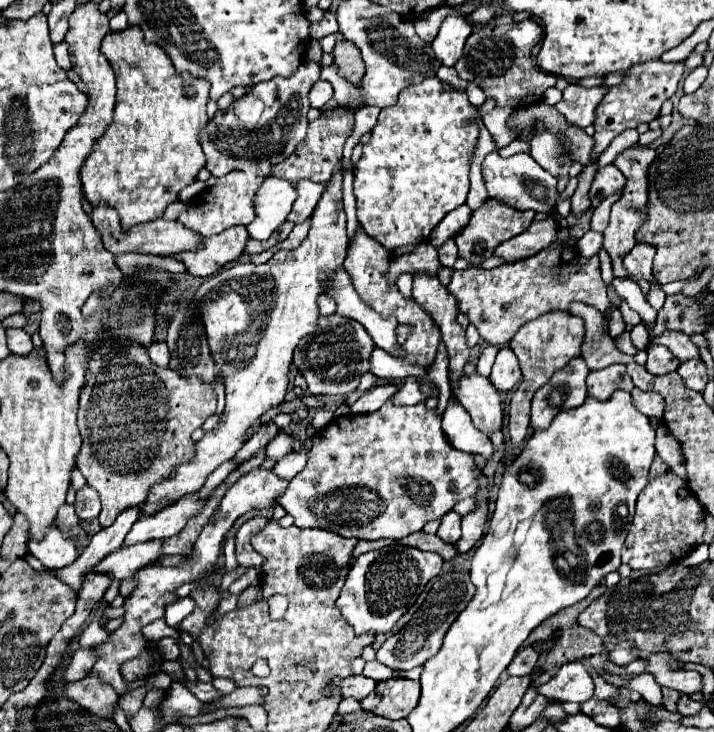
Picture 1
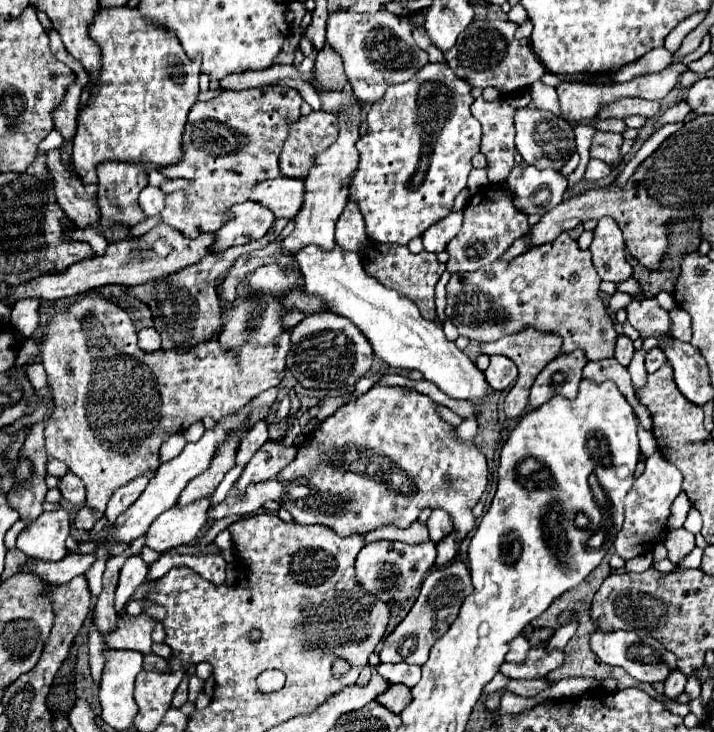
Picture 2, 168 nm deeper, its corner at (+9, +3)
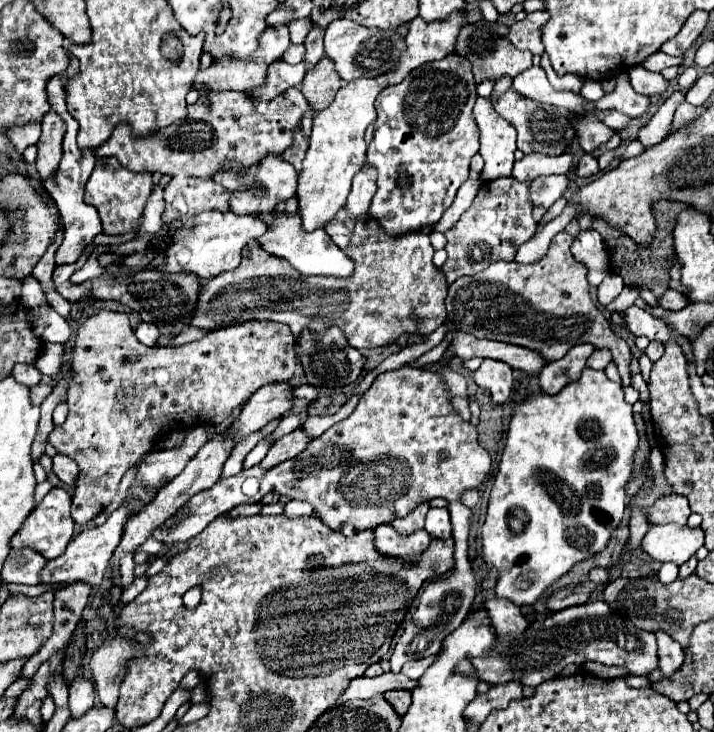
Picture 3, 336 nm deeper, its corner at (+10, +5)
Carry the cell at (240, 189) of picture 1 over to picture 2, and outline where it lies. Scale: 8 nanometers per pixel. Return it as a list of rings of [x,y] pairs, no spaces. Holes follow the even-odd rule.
[[[227,171],[223,177],[217,175],[205,181],[193,181],[189,187],[167,195],[167,205],[161,211],[161,219],[165,225],[181,231],[185,237],[195,239],[205,231],[211,231],[211,233],[219,231],[219,227],[223,227],[225,223],[221,215],[229,213],[235,203],[249,199],[249,191],[251,191],[251,185],[239,173],[231,173],[231,171]]]

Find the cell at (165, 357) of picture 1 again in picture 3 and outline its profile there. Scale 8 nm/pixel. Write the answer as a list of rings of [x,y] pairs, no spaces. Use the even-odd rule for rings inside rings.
[[[140,323],[138,327],[136,327],[136,337],[138,337],[138,341],[140,343],[144,343],[144,345],[148,345],[148,347],[152,347],[154,343],[156,343],[156,339],[158,339],[158,327],[154,325],[154,323]]]

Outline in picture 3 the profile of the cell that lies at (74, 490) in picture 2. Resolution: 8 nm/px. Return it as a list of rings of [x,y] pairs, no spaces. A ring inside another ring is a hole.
[[[56,453],[52,457],[52,469],[60,477],[60,481],[64,481],[66,485],[74,485],[74,479],[78,475],[78,465],[68,455]]]

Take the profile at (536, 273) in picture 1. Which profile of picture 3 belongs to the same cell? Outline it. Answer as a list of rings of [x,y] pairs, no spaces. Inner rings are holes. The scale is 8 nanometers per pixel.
[[[566,231],[552,239],[546,257],[534,265],[522,265],[516,261],[496,261],[482,273],[472,277],[460,277],[448,289],[446,311],[448,321],[458,329],[494,341],[514,343],[540,353],[546,361],[562,359],[574,345],[592,343],[596,349],[608,347],[618,365],[622,385],[632,383],[632,351],[628,343],[616,337],[608,319],[598,311],[590,299],[586,267],[574,261],[570,253],[574,237]]]

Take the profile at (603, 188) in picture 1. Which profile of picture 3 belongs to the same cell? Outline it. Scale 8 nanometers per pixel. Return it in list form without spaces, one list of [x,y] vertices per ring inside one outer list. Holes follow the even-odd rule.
[[[582,155],[578,167],[576,167],[576,175],[580,179],[592,179],[598,175],[598,161],[592,155]]]

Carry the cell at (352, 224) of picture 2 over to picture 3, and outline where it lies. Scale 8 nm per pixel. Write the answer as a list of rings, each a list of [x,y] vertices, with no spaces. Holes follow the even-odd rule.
[[[364,165],[360,169],[358,177],[352,179],[352,191],[350,191],[350,197],[346,201],[348,213],[358,217],[360,213],[368,211],[374,193],[376,193],[376,171],[370,169],[368,165]]]

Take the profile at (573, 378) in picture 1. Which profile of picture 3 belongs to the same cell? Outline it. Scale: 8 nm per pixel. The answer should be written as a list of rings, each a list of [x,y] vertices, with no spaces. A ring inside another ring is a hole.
[[[578,345],[578,347],[572,347],[562,359],[554,363],[546,363],[540,373],[542,391],[556,395],[560,393],[562,387],[566,387],[566,383],[576,381],[582,369],[586,367],[586,359],[592,355],[594,349],[596,349],[594,345]]]

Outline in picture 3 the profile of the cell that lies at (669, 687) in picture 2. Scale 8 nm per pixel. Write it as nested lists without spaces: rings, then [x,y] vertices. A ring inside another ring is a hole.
[[[654,631],[656,641],[658,641],[658,667],[664,675],[674,673],[674,669],[678,669],[682,665],[682,647],[680,643],[676,643],[668,633],[664,631]]]

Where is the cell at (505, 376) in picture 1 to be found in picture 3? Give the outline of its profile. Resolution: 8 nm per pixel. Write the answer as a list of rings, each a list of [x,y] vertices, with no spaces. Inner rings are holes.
[[[484,359],[478,371],[474,371],[474,381],[480,389],[490,393],[492,405],[504,405],[512,393],[512,369],[506,363]]]

